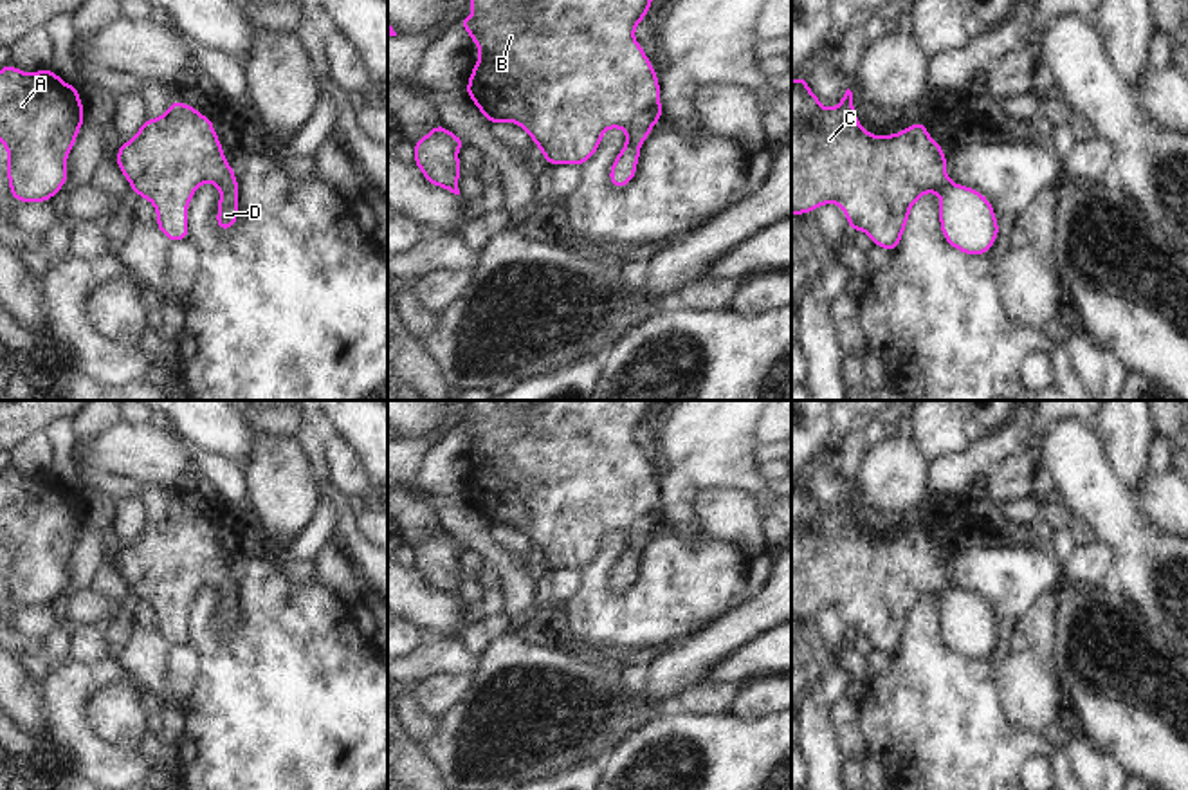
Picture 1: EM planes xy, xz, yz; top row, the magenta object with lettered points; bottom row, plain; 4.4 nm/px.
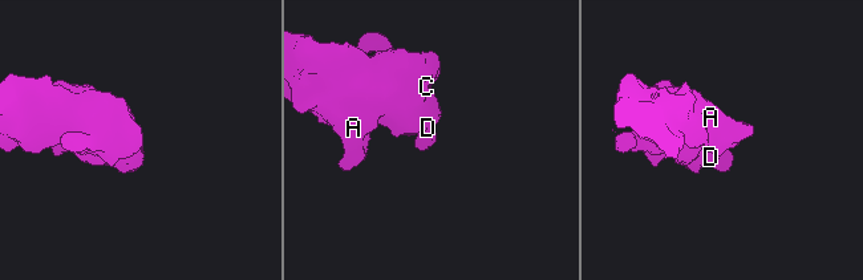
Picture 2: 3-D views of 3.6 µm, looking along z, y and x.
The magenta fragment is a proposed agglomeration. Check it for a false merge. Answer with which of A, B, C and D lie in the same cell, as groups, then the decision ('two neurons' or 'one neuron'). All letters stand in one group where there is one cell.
A B C D | one neuron

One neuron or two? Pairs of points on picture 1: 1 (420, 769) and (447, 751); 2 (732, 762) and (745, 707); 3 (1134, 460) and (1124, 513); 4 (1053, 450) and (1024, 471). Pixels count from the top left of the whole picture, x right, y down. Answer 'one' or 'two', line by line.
1: two
2: two
3: two
4: two

